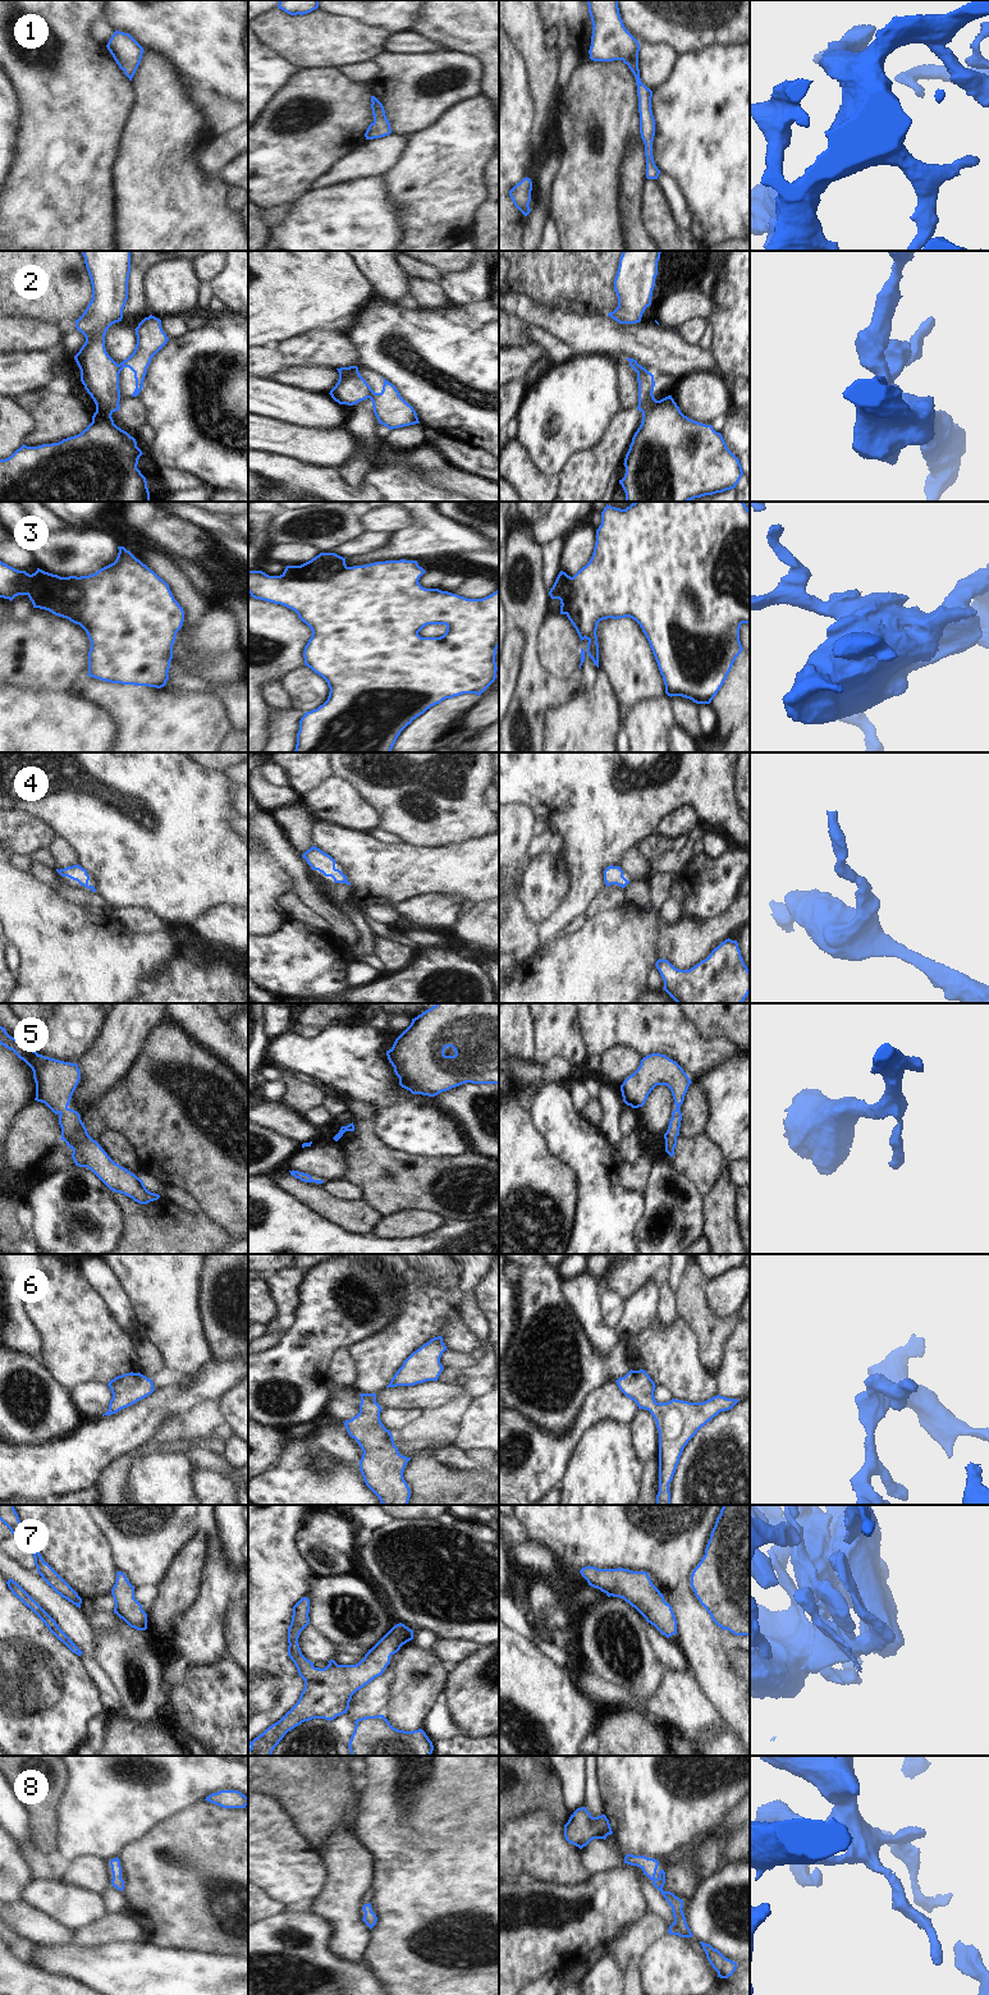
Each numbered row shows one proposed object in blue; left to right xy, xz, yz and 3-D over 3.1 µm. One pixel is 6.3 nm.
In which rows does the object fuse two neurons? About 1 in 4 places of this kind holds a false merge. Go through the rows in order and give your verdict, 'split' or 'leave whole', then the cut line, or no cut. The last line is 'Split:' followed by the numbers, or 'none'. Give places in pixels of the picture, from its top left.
1: leave whole; no cut
2: split; cut in xz along (367, 385), (369, 397)
3: leave whole; no cut
4: leave whole; no cut
5: leave whole; no cut
6: leave whole; no cut
7: leave whole; no cut
8: leave whole; no cut
Split: 2

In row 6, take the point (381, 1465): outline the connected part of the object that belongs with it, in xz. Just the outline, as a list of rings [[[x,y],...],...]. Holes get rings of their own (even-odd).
[[[361,1394],[360,1413],[343,1422],[363,1451],[360,1470],[383,1505],[409,1505],[411,1490],[403,1472],[411,1458],[399,1454],[393,1435],[380,1420],[376,1394]]]

